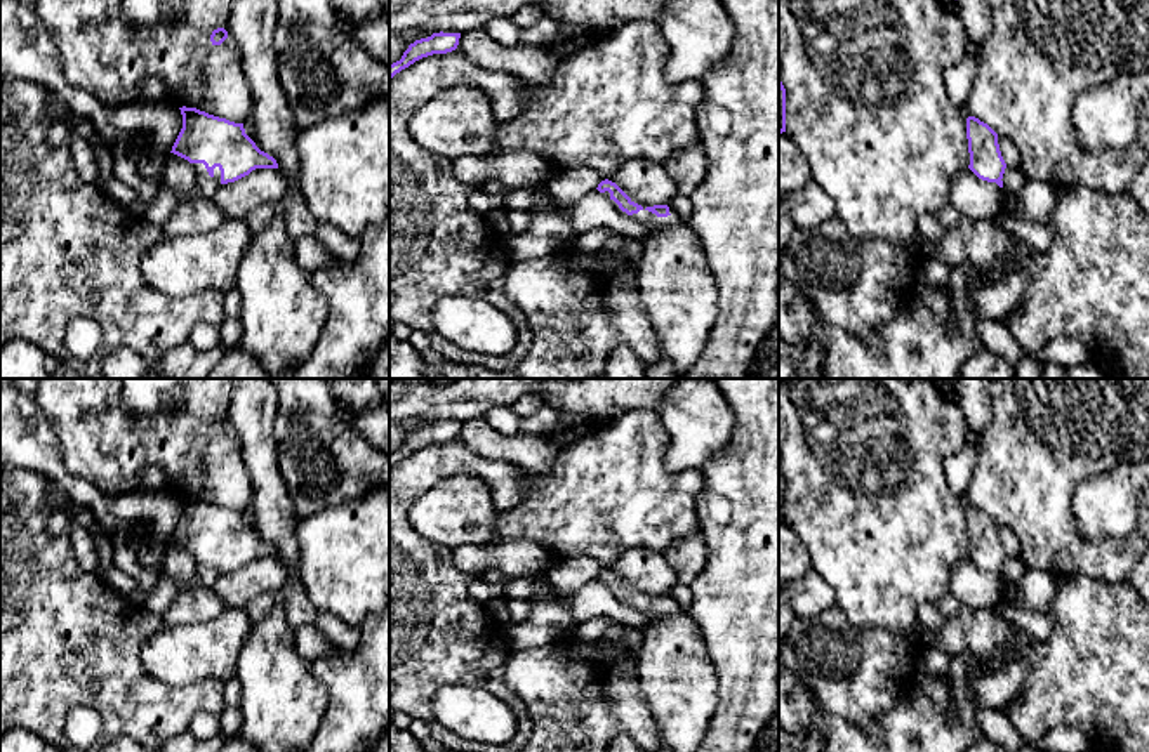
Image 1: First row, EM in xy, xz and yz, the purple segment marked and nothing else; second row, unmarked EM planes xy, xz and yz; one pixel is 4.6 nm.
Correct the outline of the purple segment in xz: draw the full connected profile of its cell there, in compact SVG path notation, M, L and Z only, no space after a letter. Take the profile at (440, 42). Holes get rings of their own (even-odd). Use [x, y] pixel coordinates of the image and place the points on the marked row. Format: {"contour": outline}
{"contour": "M433 33L428 38L415 40L408 45L403 52L402 59L389 64L389 80L400 73L402 69L408 68L415 61L433 56L433 54L447 54L457 49L461 33Z"}

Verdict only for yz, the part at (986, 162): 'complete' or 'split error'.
complete

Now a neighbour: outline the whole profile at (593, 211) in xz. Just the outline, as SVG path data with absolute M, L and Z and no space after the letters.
M598 189L565 208L565 215L577 234L594 228L608 228L624 238L645 238L652 228L634 221L619 205Z

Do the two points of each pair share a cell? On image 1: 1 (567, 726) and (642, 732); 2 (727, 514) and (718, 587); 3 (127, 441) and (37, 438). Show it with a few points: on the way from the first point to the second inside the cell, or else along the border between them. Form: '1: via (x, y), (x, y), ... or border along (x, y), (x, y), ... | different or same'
1: via (586, 725), (623, 725) | same
2: via (732, 532), (732, 570) | same
3: border along (37, 402), (59, 443), (63, 464), (75, 474) | different

